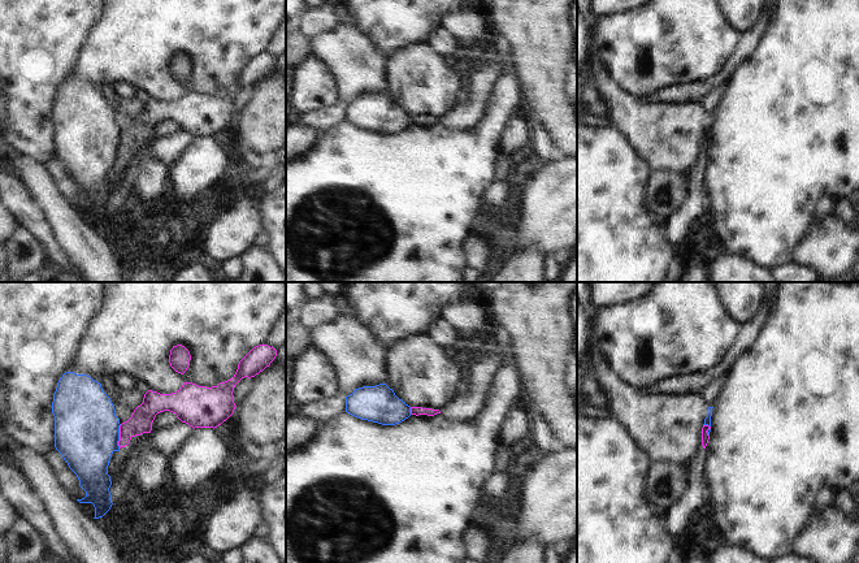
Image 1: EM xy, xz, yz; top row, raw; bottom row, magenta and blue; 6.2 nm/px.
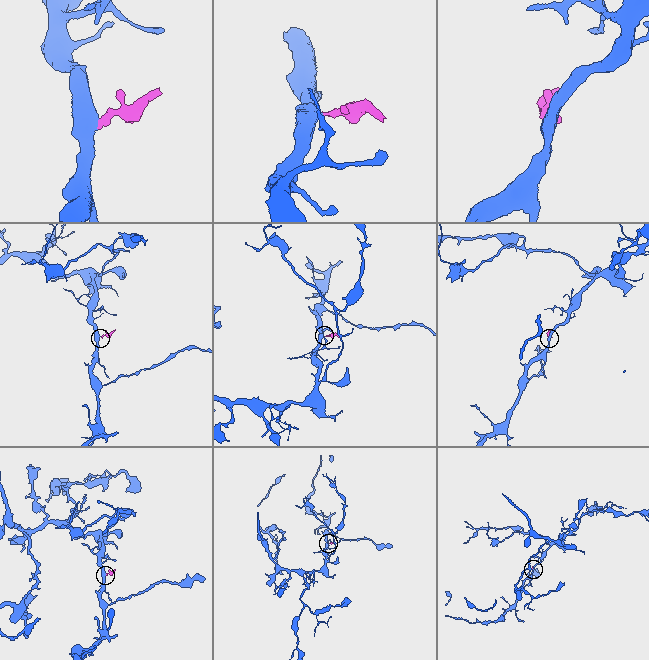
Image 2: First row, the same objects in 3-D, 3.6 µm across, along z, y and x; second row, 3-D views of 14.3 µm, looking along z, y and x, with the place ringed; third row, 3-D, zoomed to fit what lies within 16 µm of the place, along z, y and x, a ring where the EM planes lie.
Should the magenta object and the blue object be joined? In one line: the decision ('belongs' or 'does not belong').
does not belong

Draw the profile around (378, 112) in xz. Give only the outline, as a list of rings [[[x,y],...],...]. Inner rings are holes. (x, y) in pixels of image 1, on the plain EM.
[[[386,92],[355,98],[346,105],[346,121],[382,134],[399,133],[412,124],[411,116]]]

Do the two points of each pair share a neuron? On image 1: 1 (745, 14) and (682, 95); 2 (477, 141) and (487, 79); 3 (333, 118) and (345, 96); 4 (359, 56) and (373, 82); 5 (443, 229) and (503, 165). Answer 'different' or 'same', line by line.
1: different
2: different
3: different
4: same
5: different

